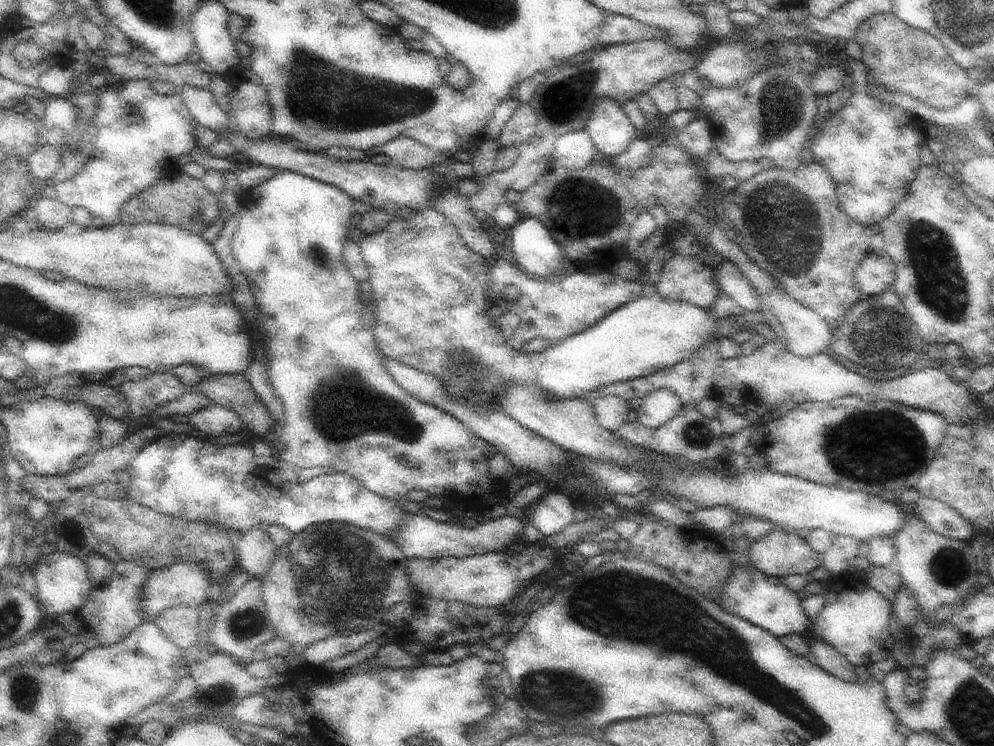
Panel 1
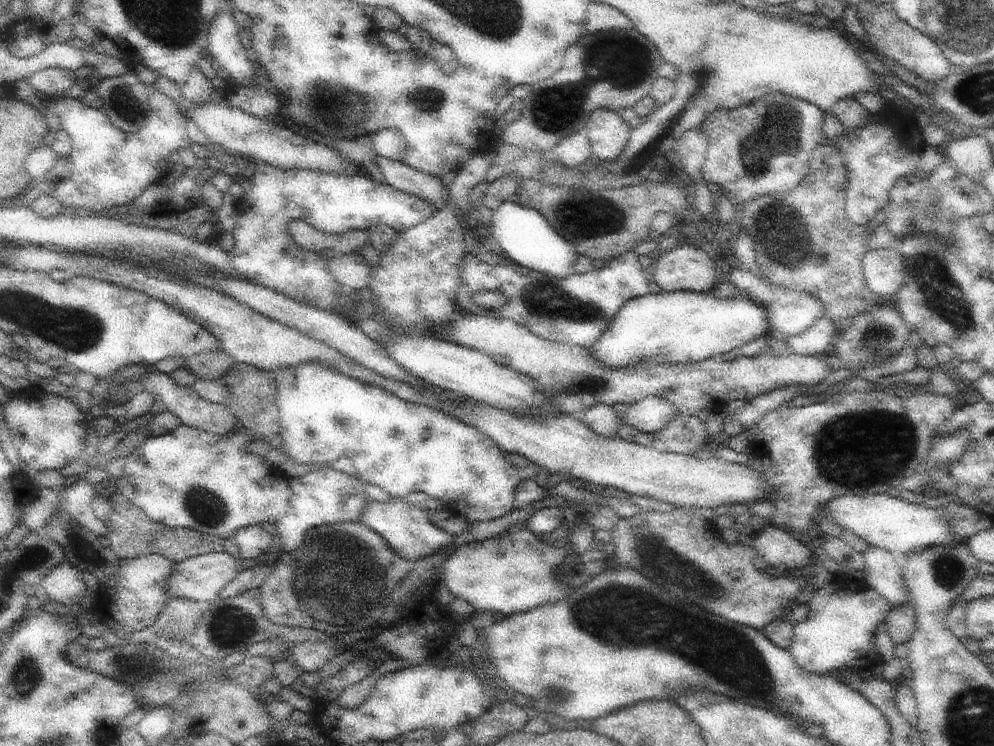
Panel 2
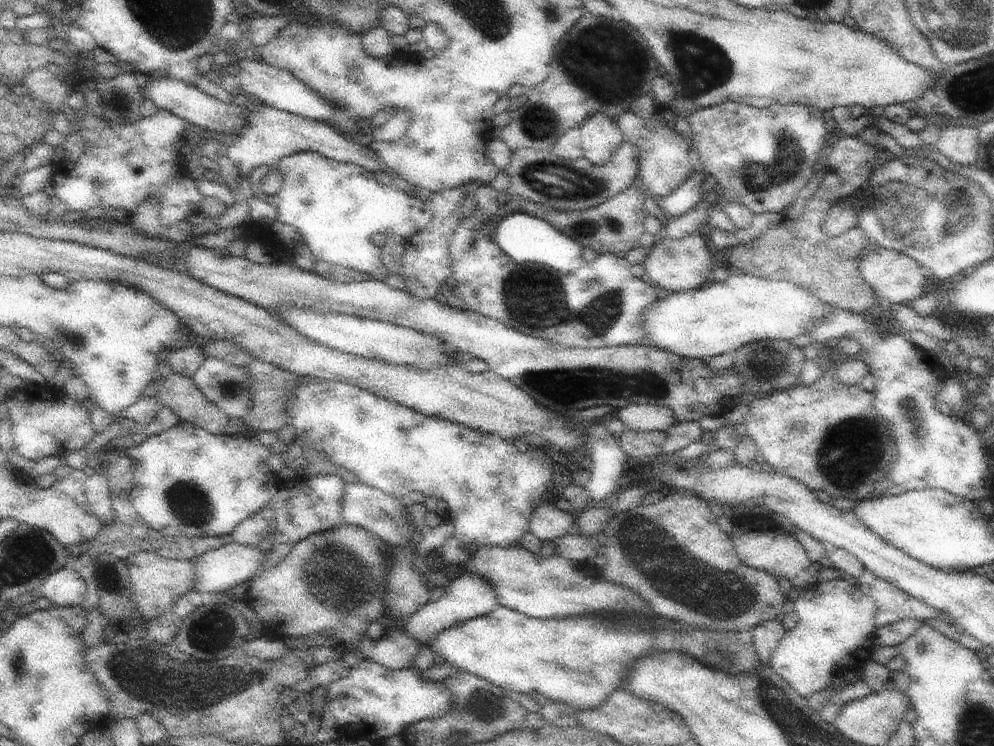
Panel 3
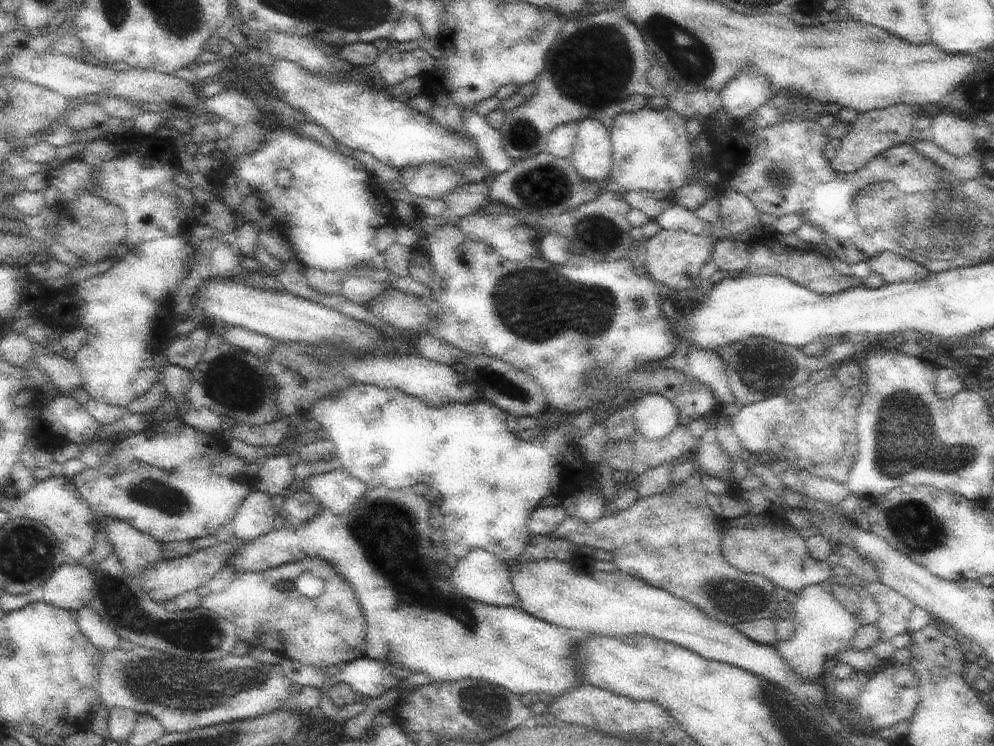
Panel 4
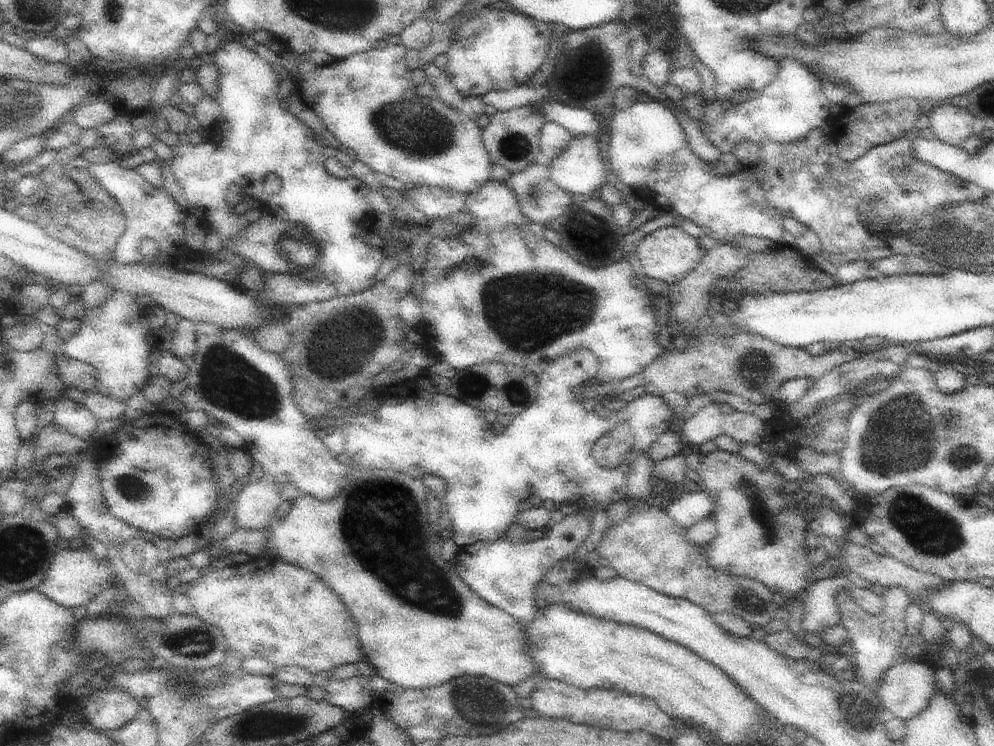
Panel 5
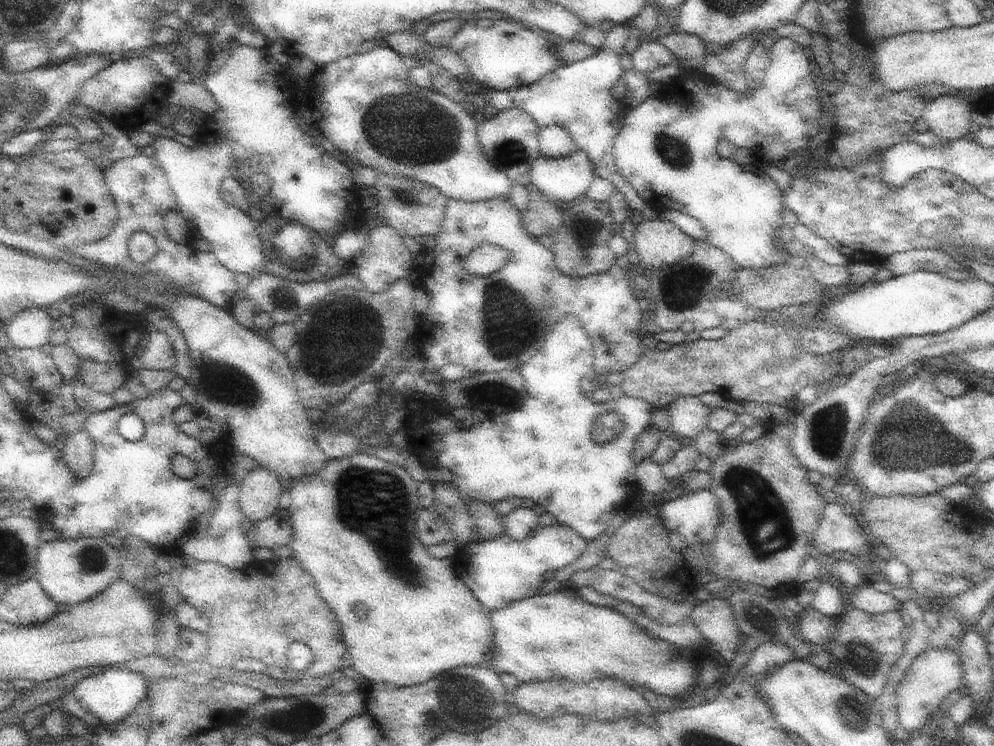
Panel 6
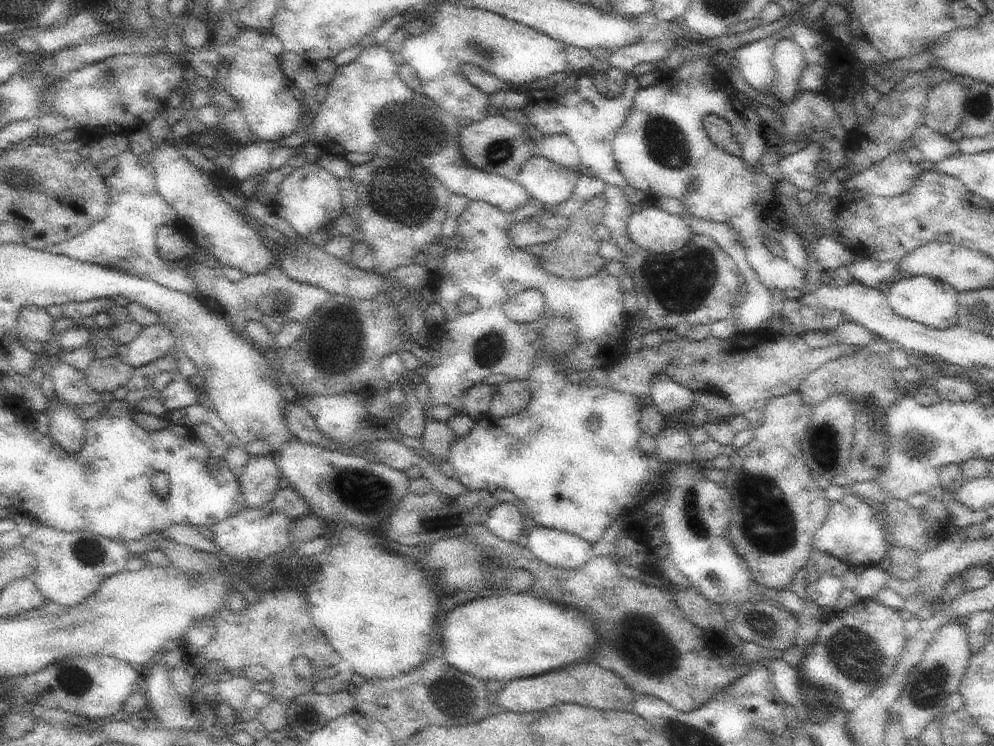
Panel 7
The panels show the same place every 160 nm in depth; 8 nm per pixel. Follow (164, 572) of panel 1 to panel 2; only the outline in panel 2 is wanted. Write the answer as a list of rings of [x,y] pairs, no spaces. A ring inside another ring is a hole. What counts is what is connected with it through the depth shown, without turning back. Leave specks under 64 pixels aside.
[[[228,552],[205,553],[183,562],[176,563],[176,570],[168,578],[168,592],[170,597],[181,597],[202,603],[205,606],[220,597],[220,592],[240,574],[241,558],[234,558]]]

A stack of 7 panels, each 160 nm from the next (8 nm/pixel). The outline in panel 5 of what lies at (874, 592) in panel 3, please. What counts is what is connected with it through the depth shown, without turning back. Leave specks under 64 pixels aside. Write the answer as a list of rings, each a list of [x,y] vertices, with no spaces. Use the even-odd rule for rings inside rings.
[[[901,586],[890,587],[883,595],[885,605],[879,615],[871,615],[852,596],[847,588],[837,592],[837,603],[841,612],[841,624],[849,630],[849,640],[854,648],[853,662],[858,680],[875,690],[880,677],[900,659],[902,650],[900,638],[906,632],[907,608],[911,603],[911,596]]]

